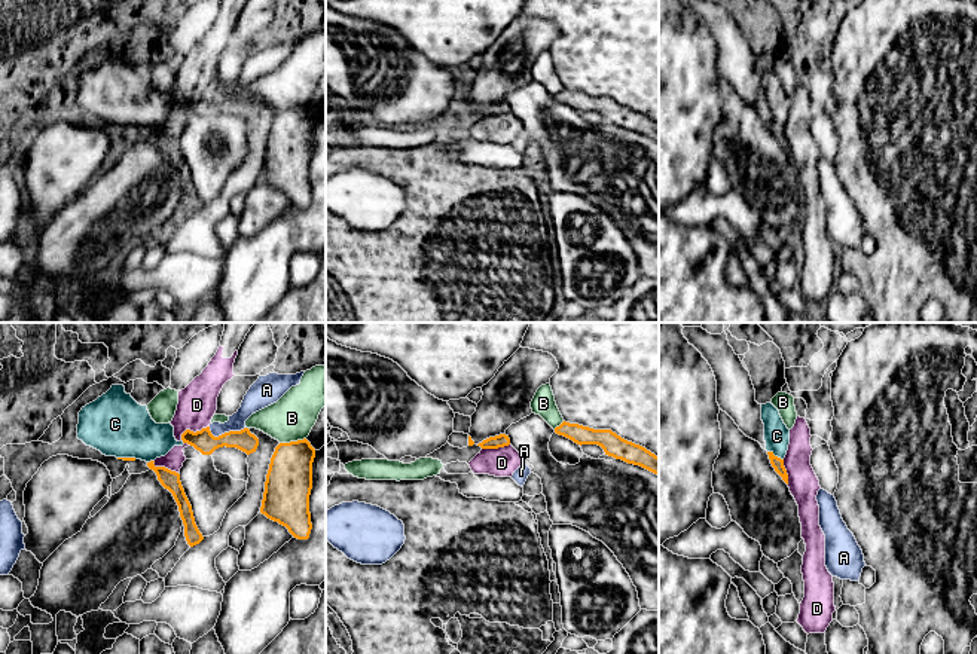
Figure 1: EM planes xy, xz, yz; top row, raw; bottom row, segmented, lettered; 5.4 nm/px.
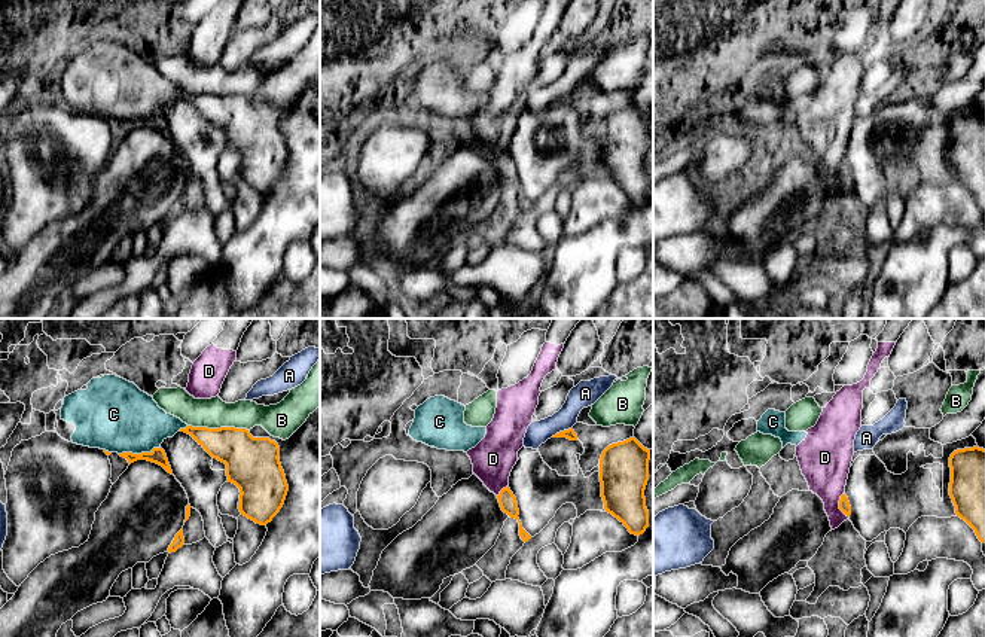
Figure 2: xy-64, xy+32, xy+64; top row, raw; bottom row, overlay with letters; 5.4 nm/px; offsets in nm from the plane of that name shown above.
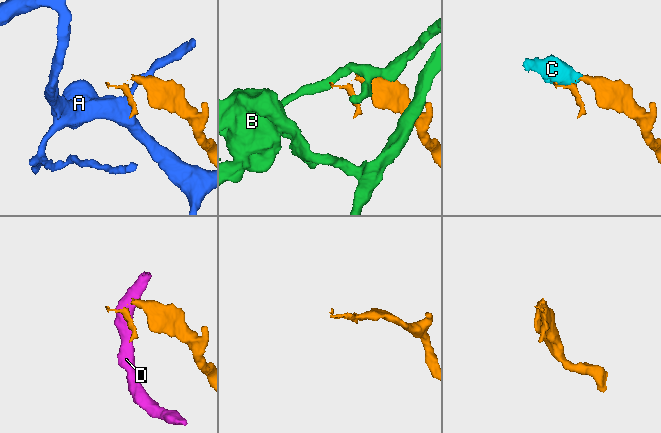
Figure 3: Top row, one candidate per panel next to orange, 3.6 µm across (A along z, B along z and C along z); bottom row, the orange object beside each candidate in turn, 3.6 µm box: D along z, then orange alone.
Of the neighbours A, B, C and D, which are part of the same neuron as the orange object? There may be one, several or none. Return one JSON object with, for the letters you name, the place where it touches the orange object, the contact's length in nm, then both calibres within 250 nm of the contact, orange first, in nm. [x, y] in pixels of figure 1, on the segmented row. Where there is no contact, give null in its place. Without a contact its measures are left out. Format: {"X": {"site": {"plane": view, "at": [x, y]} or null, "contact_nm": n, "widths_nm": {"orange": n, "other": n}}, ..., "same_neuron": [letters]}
{"C": {"site": {"plane": "yz", "at": [774, 455]}, "contact_nm": 100, "widths_nm": {"orange": 70, "other": 140}}, "same_neuron": ["C"]}

